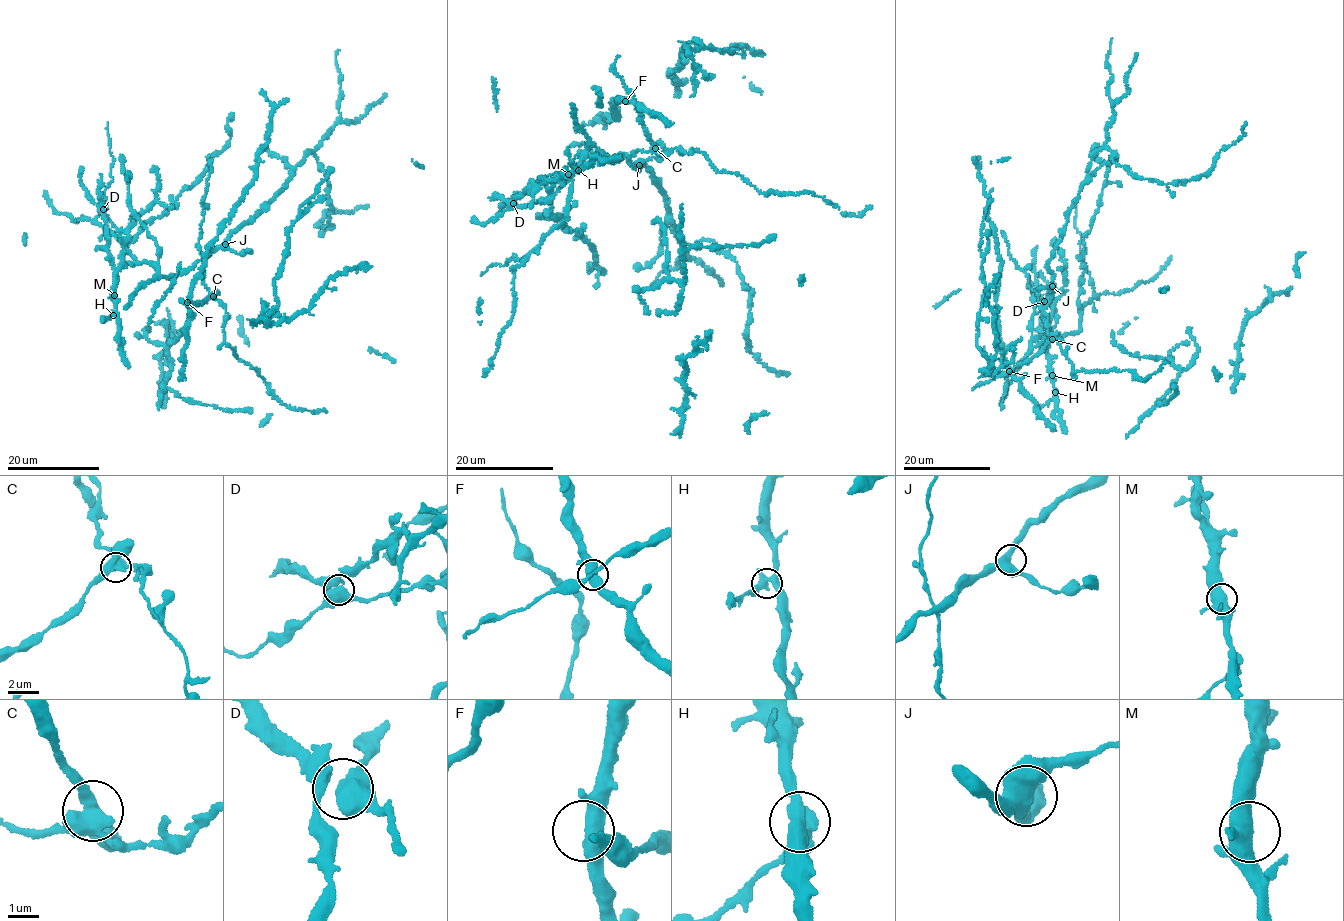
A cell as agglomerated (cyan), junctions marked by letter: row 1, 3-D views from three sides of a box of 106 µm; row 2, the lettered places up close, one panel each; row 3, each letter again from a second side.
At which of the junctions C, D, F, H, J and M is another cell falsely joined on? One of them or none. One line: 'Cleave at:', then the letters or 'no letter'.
Cleave at: C

